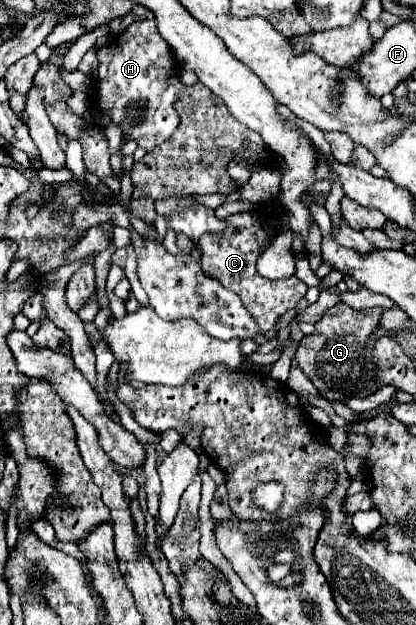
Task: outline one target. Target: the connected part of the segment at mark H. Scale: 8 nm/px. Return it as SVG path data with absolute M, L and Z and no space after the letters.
M134 21L110 45L98 49L98 59L98 77L102 77L102 83L96 85L98 99L94 107L110 113L112 123L122 127L124 137L138 141L146 151L164 143L180 123L172 105L176 95L184 91L184 83L180 81L168 43L158 35L156 21Z

